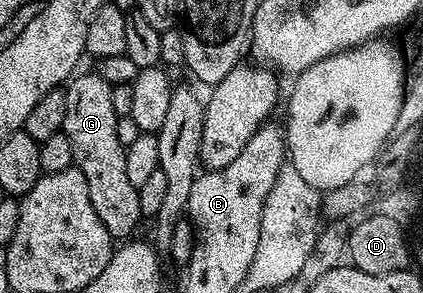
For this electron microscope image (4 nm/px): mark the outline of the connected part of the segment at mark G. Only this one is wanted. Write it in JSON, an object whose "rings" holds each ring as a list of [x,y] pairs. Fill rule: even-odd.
{"rings":[[[90,70],[83,76],[75,75],[65,85],[64,91],[68,107],[64,109],[62,133],[72,146],[74,167],[84,174],[84,182],[88,182],[88,198],[92,198],[92,207],[100,222],[104,222],[104,230],[108,230],[115,241],[125,241],[135,235],[134,227],[138,220],[143,219],[143,214],[138,190],[132,186],[132,182],[128,182],[126,149],[116,138],[120,118],[112,108],[112,85],[97,71]]]}

